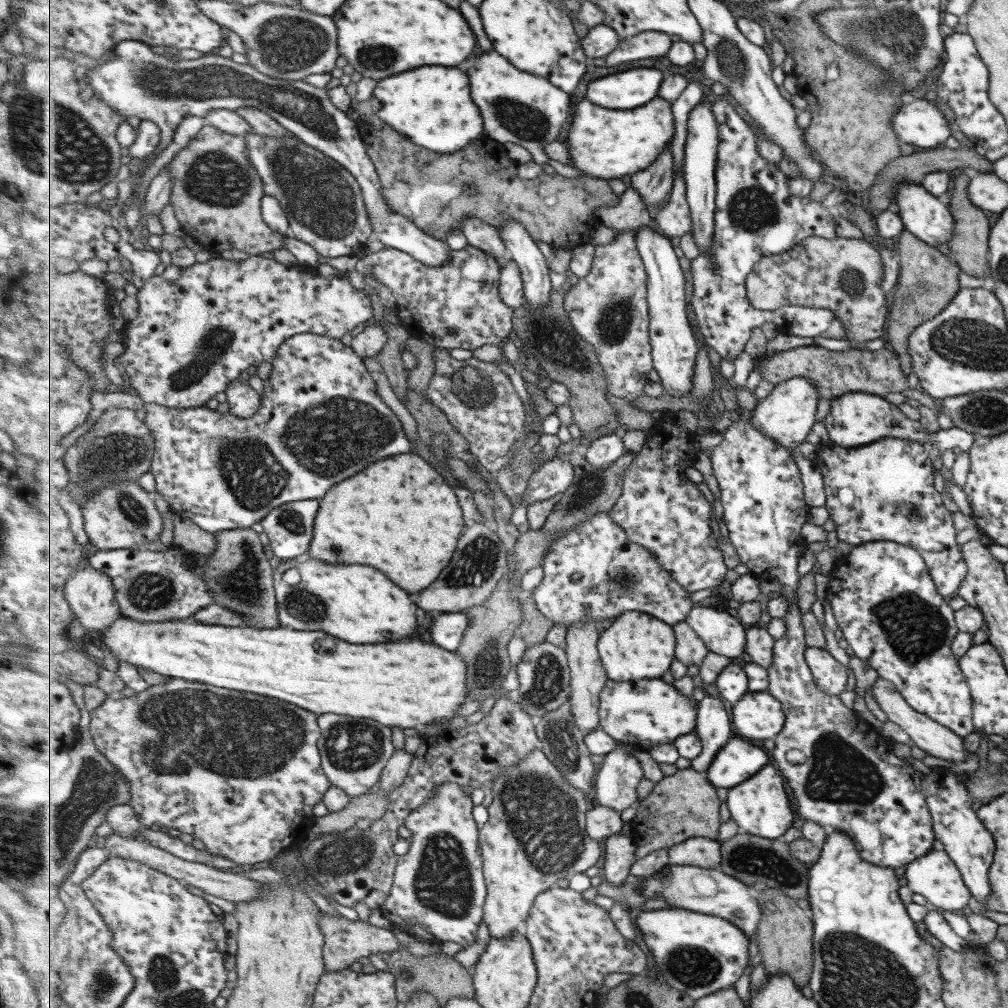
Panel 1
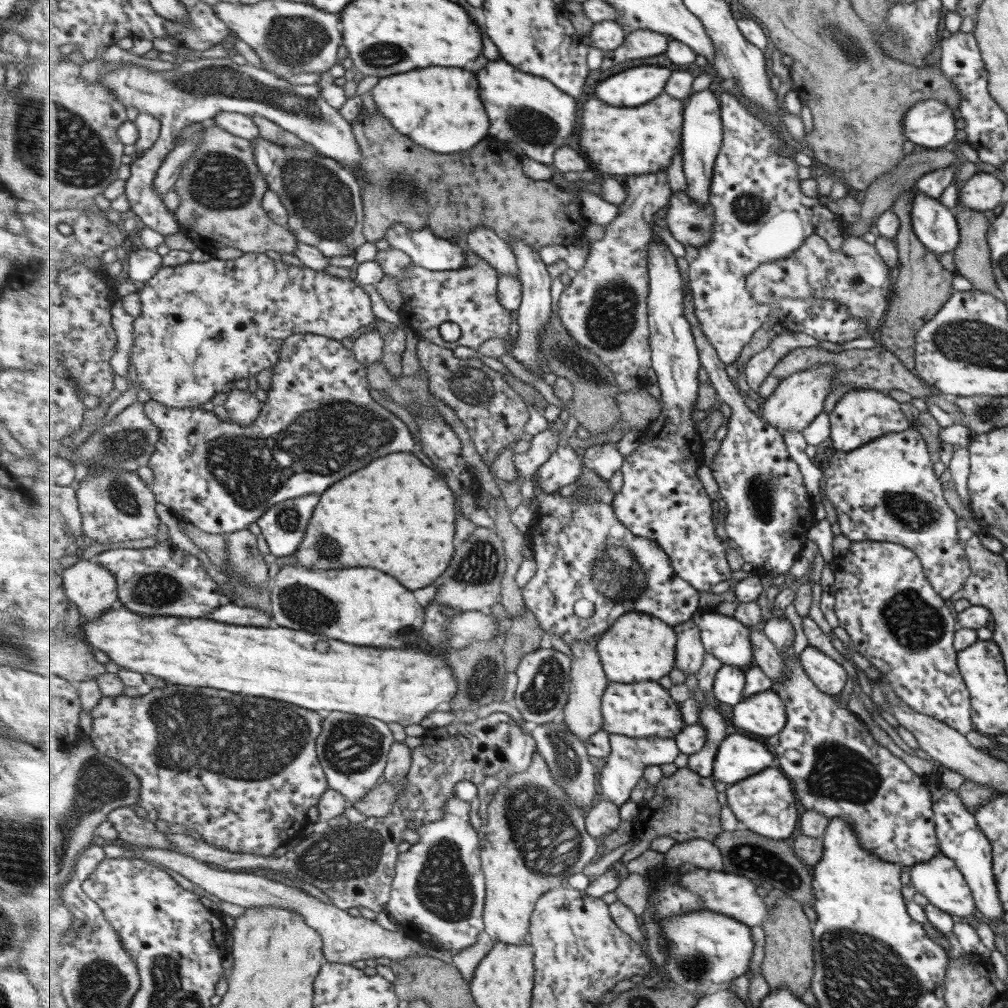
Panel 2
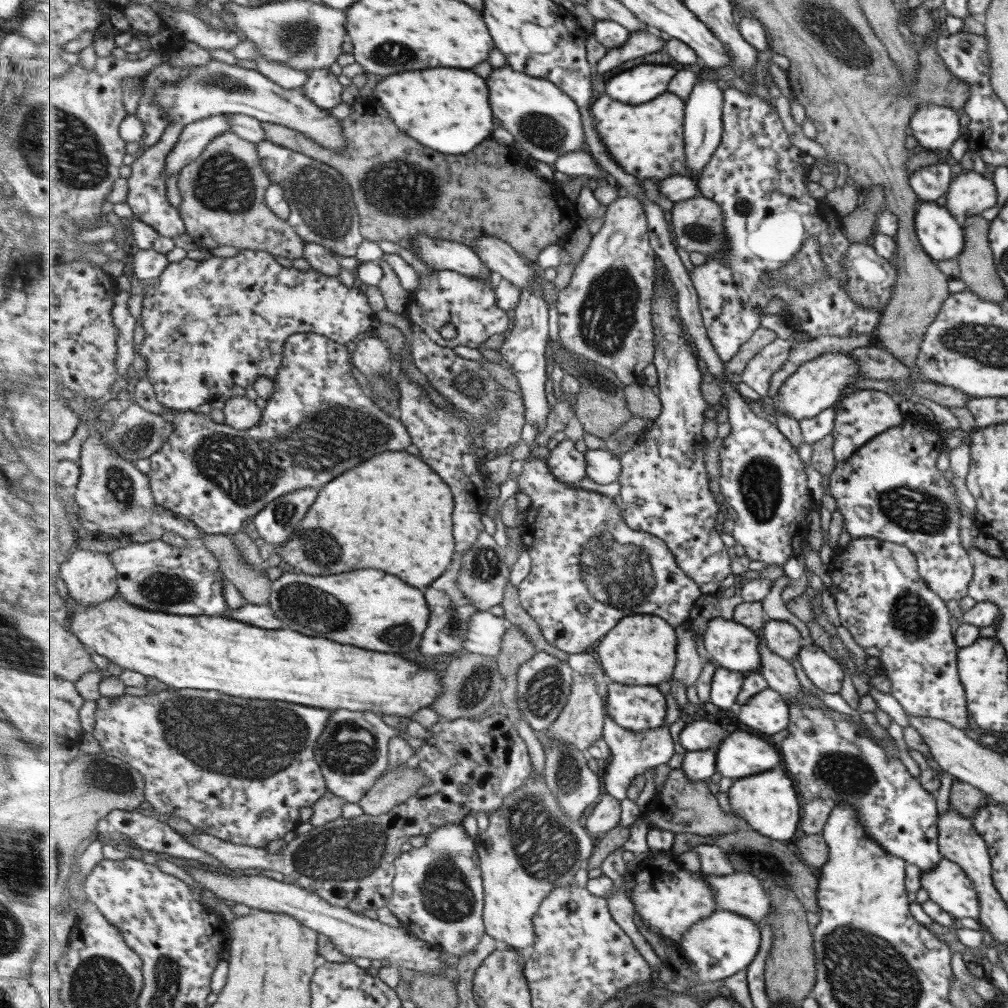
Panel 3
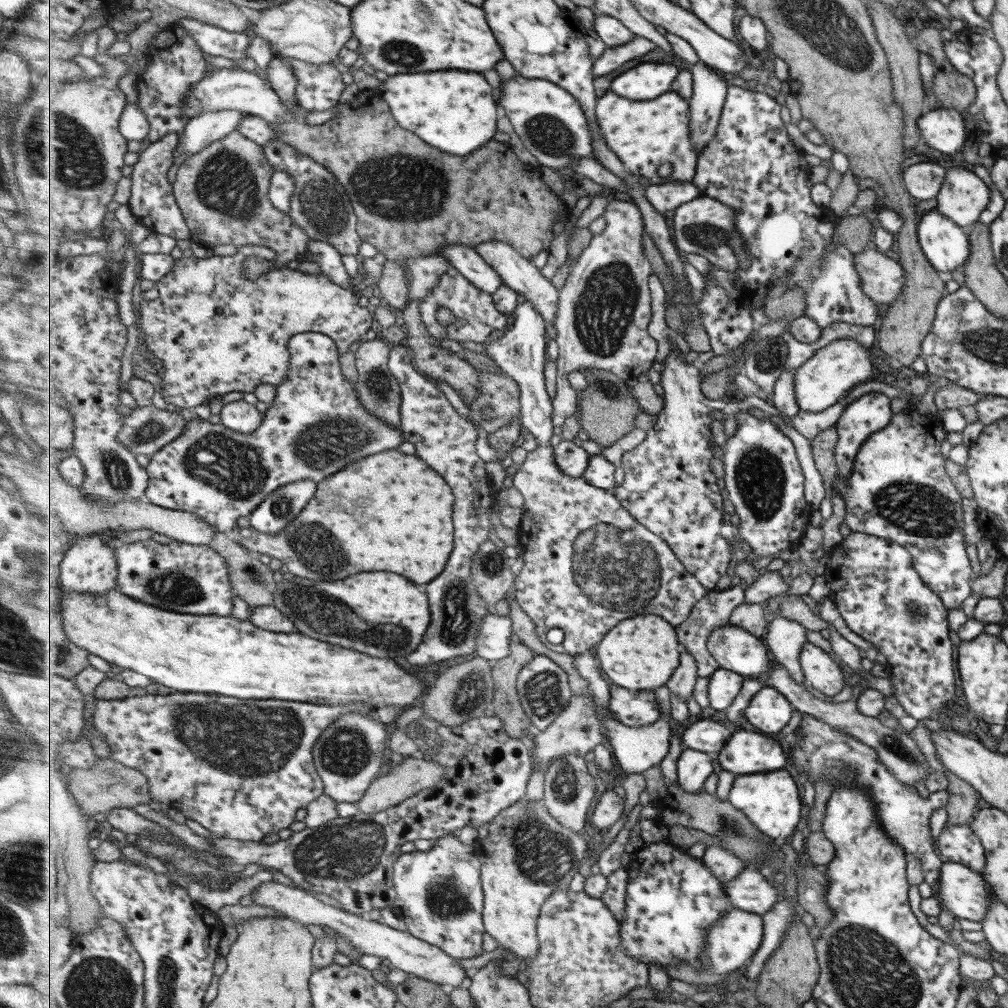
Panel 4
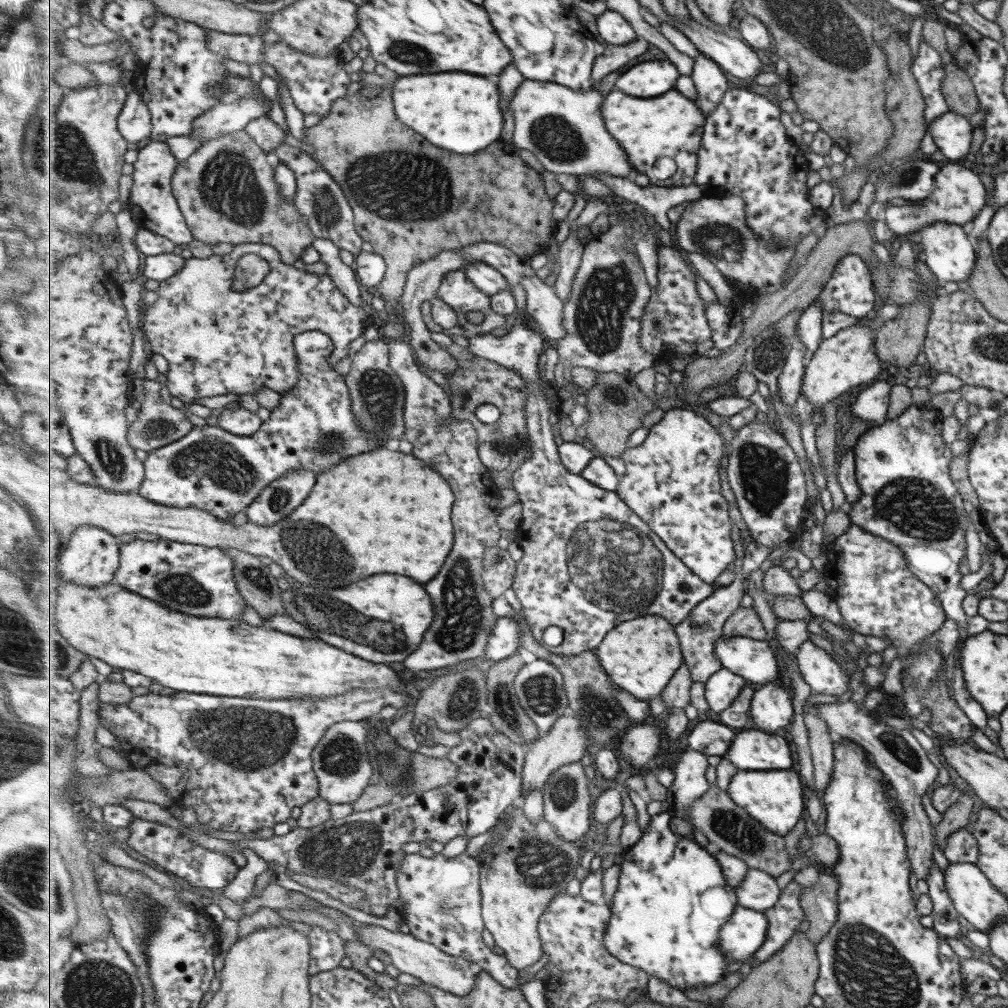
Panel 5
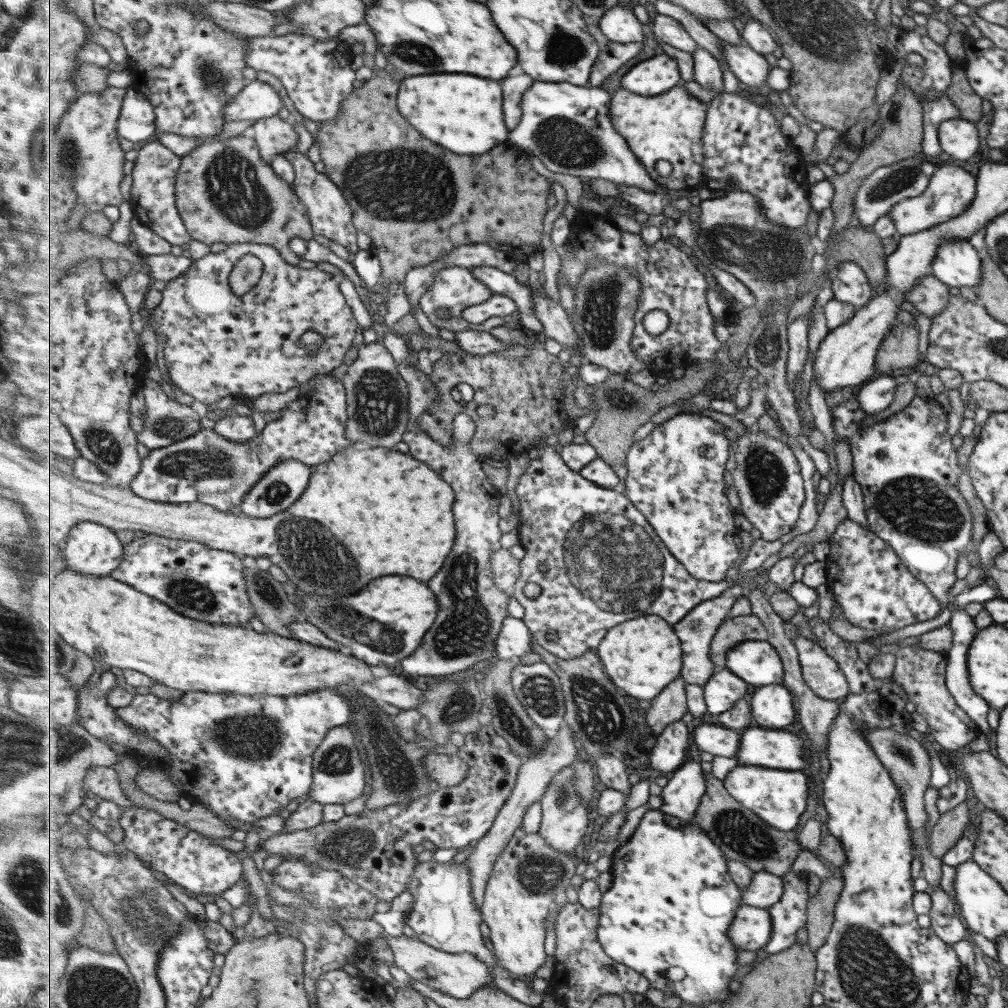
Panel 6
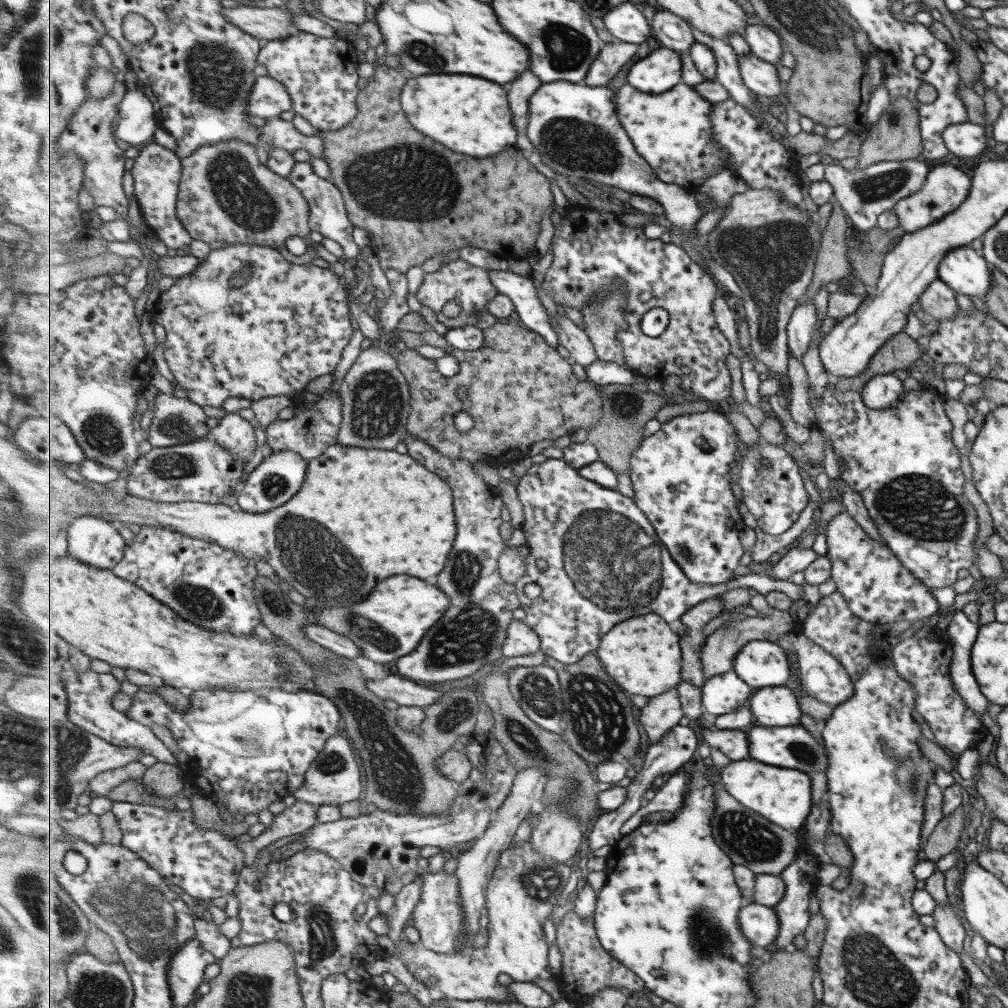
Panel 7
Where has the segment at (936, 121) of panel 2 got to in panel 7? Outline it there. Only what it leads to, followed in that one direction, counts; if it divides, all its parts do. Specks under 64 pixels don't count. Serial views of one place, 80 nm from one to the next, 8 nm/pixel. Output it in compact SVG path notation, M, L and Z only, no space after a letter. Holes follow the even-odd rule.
M969 121L947 125L942 130L942 141L947 150L959 158L973 158L990 151L983 126Z

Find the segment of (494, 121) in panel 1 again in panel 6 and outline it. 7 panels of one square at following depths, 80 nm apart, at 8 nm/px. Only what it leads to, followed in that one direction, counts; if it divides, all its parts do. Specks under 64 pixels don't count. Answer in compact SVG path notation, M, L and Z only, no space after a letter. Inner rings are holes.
M535 81L521 101L523 116L519 126L510 132L508 142L528 148L551 172L584 178L603 178L616 185L645 189L649 194L675 189L659 184L631 150L627 139L611 122L611 94L603 88L575 86L570 82Z

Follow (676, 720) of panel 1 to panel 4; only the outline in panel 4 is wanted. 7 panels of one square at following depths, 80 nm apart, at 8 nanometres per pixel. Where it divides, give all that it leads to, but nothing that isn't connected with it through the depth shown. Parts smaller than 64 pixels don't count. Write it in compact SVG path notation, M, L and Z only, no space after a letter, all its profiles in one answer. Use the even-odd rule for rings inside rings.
M613 684L609 686L610 708L617 721L629 727L645 727L658 722L662 718L657 702L657 694L649 690L627 690Z

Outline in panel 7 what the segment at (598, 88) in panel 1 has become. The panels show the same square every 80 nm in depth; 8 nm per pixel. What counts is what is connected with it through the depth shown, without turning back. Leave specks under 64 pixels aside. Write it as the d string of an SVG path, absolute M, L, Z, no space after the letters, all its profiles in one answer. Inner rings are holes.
M661 47L637 62L629 72L629 84L647 94L661 94L683 82L681 52Z

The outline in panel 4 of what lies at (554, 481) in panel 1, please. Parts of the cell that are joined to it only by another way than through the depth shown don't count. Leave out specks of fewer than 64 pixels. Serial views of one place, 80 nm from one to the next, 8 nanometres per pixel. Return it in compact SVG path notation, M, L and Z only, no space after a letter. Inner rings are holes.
M562 440L554 447L554 453L558 467L565 475L575 479L584 477L591 458L585 448L577 446L573 441Z

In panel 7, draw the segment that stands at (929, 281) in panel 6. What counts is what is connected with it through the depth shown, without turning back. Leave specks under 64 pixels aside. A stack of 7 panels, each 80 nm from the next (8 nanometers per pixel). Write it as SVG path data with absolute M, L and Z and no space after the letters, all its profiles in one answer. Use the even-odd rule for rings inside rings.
M935 279L927 284L918 301L922 310L929 319L950 319L957 311L955 294L944 282Z

